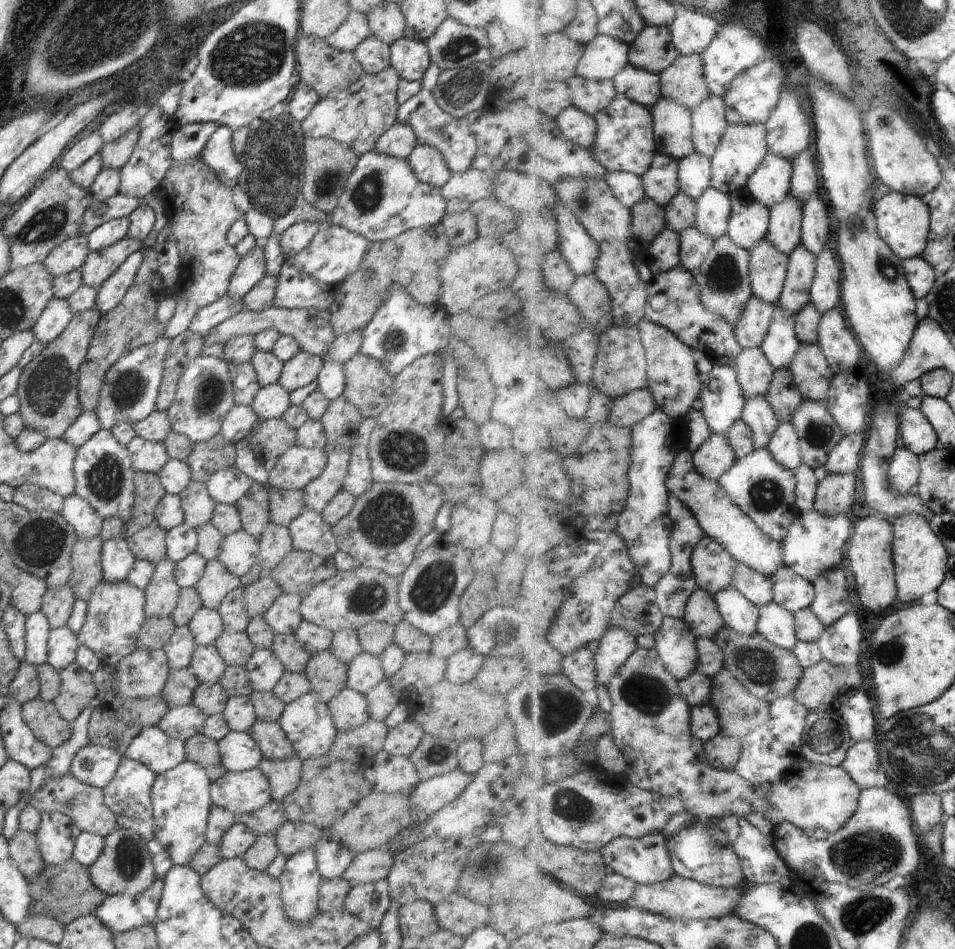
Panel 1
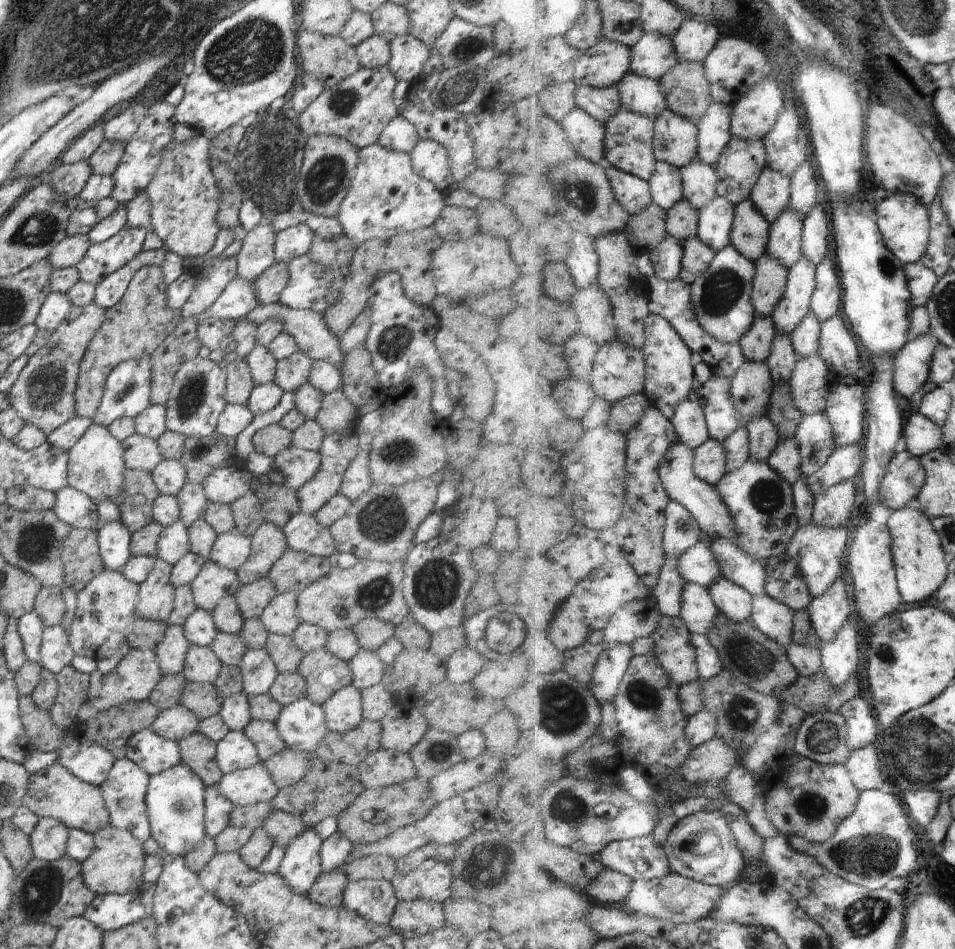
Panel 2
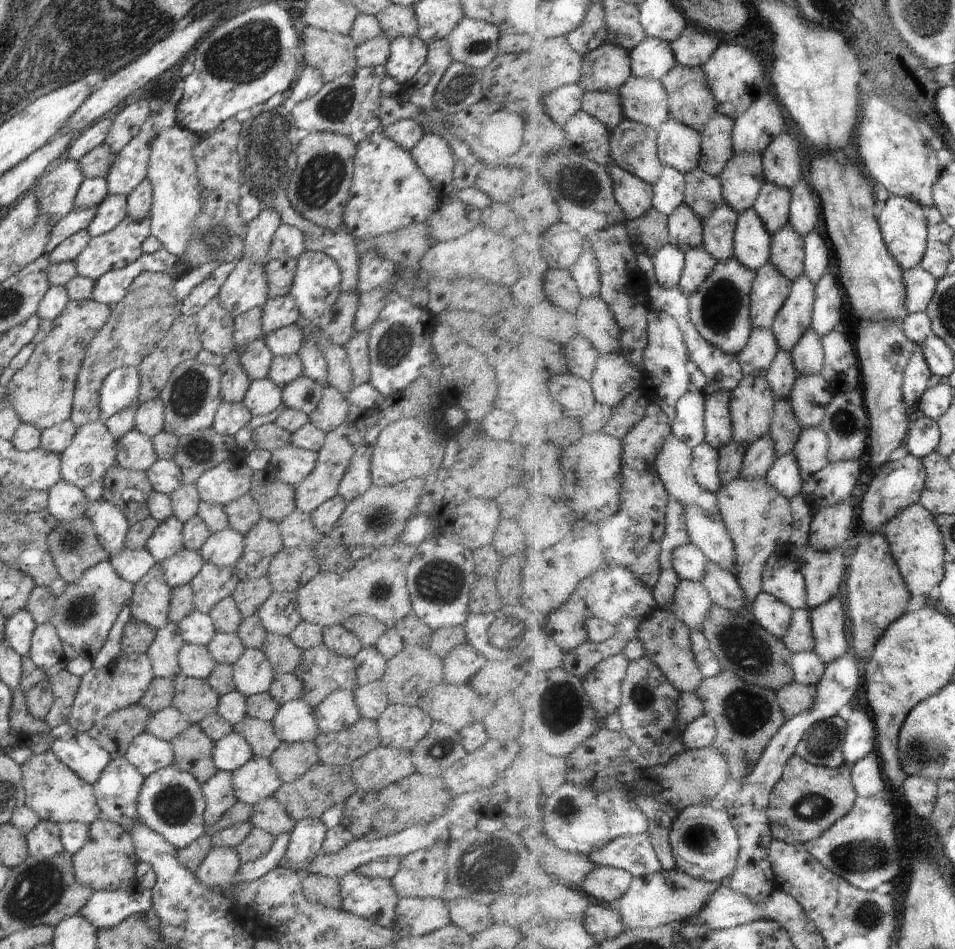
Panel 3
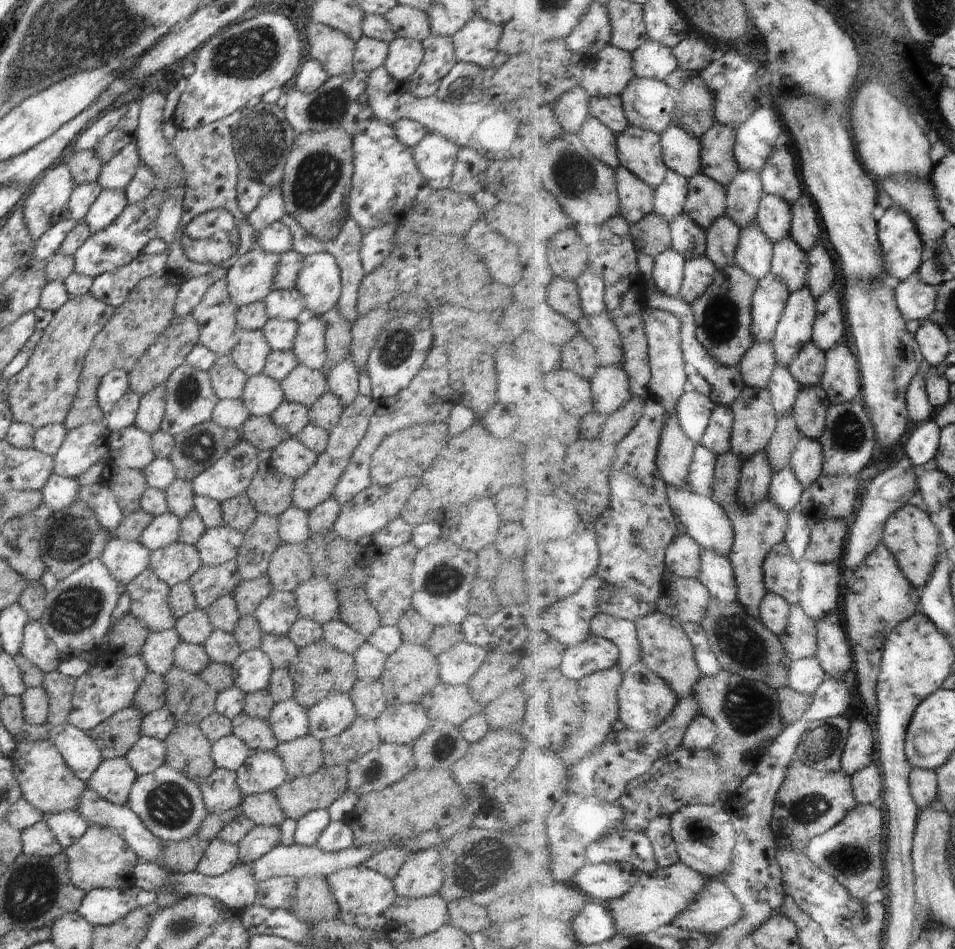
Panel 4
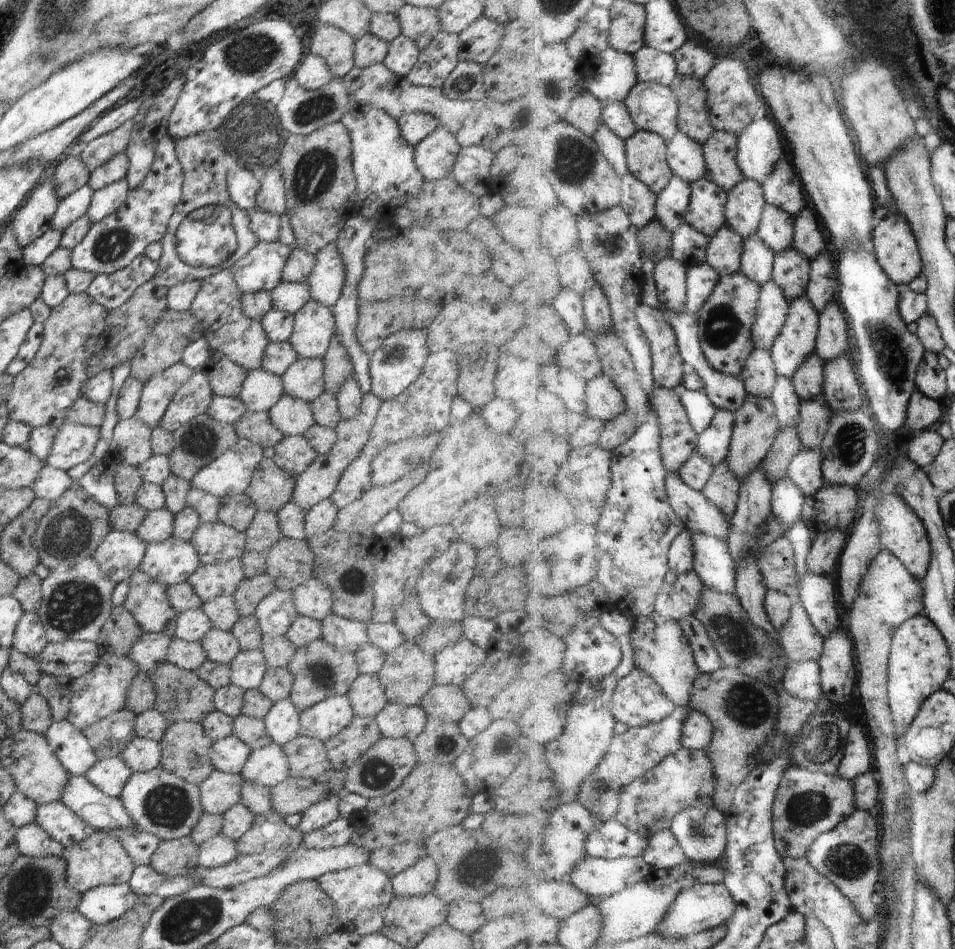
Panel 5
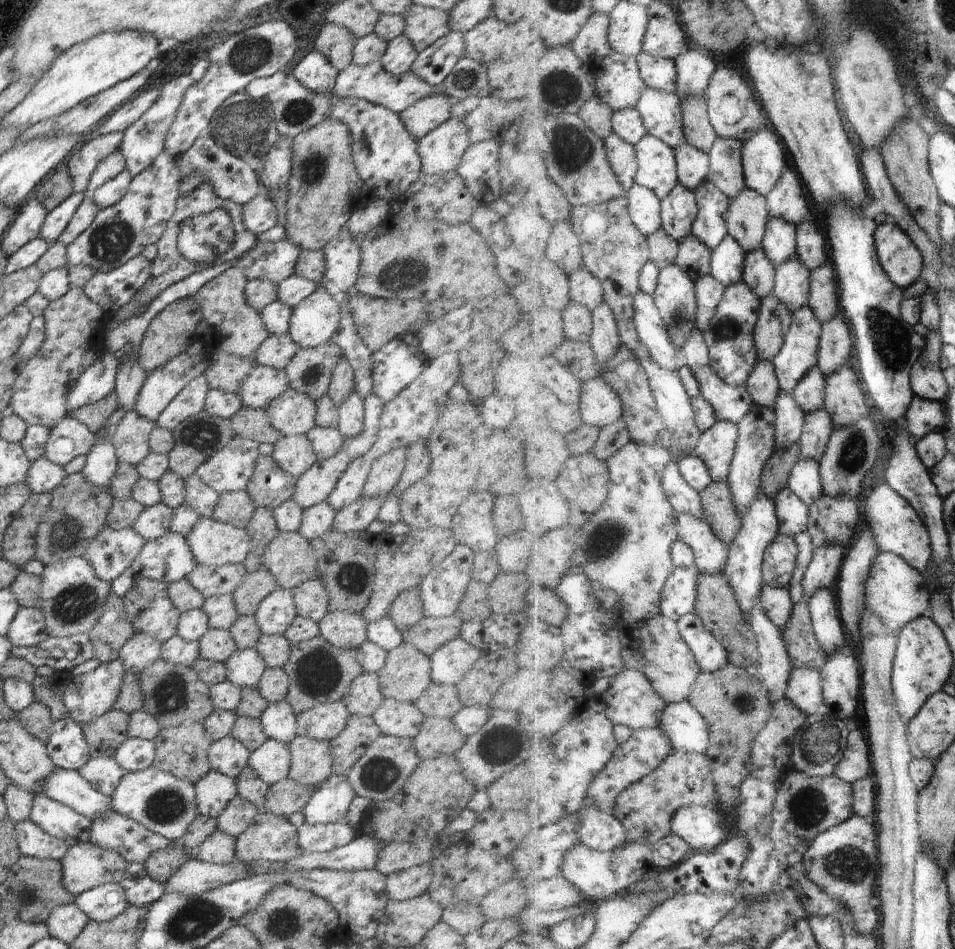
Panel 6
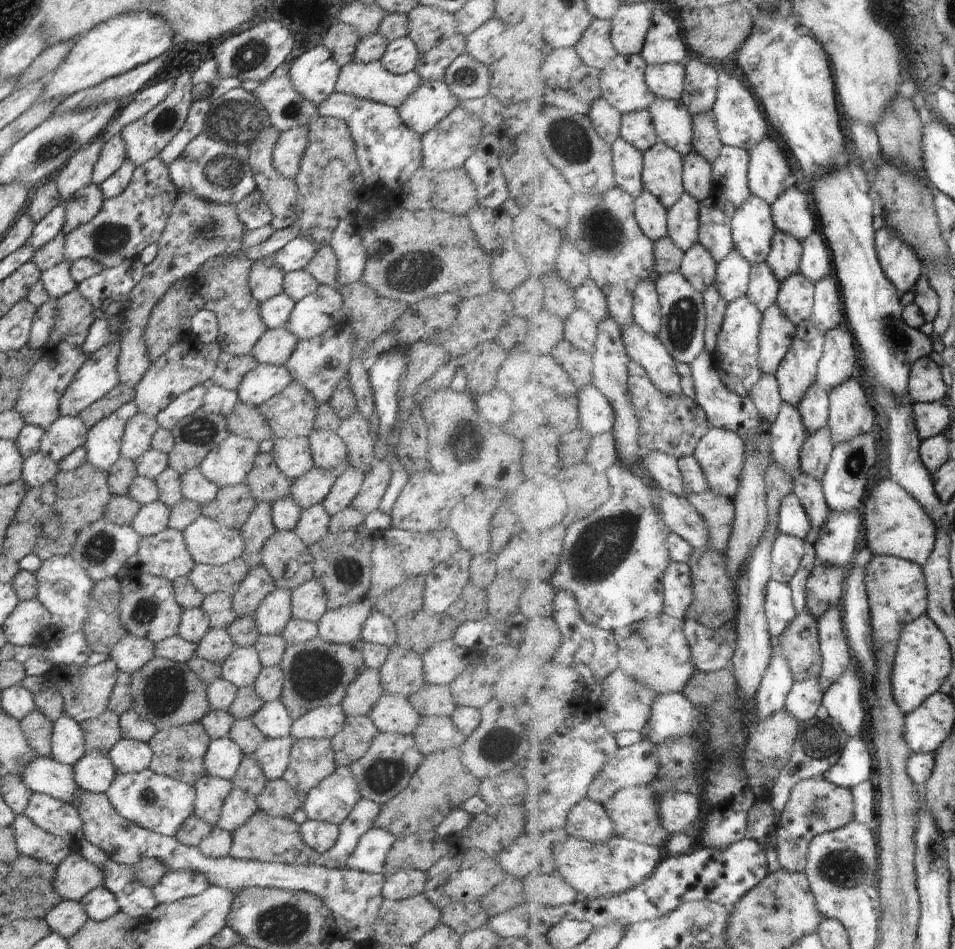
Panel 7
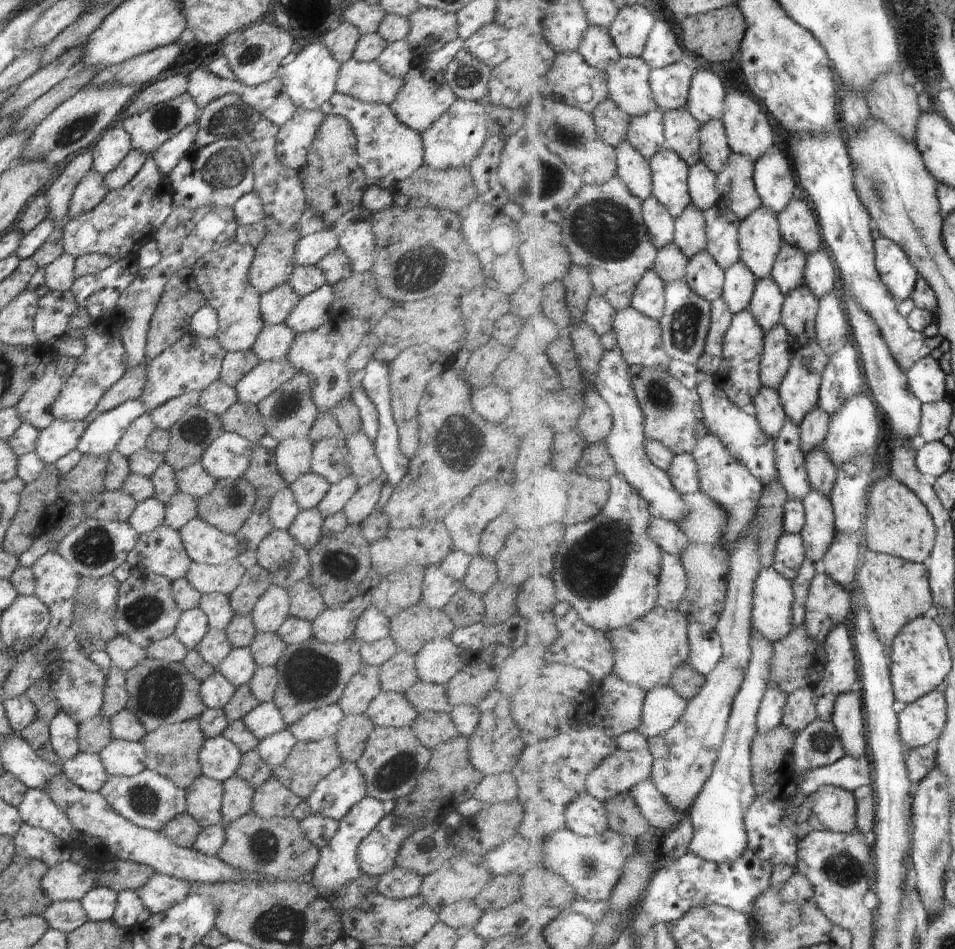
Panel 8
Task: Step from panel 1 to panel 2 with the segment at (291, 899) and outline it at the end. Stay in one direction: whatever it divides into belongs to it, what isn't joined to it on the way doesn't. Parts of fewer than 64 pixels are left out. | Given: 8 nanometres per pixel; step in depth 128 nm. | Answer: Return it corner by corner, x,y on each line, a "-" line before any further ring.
307,828
285,848
285,856
278,874
298,896
308,898
310,888
322,874
319,854
322,842
313,829

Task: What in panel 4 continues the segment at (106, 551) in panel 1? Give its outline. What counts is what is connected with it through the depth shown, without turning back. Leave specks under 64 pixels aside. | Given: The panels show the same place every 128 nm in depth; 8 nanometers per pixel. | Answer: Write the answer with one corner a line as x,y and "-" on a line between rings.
96,482
90,486
82,486
79,499
94,512
98,524
108,532
108,536
116,537
116,528
122,520
123,513
112,492
101,482

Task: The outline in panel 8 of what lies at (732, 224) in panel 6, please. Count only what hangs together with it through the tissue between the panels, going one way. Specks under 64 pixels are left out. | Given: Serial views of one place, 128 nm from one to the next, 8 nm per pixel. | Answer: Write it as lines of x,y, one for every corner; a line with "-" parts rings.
762,206
750,215
740,229
743,261
755,275
772,279
775,266
783,250
785,238
777,212

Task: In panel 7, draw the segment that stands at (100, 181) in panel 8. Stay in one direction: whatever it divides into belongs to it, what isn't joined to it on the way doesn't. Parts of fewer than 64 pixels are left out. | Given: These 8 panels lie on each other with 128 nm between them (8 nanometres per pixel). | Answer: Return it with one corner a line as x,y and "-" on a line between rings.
91,183
88,187
78,190
76,196
67,203
66,220
61,231
62,234
66,236
72,230
80,228
92,220
102,209
103,201
102,192
96,184

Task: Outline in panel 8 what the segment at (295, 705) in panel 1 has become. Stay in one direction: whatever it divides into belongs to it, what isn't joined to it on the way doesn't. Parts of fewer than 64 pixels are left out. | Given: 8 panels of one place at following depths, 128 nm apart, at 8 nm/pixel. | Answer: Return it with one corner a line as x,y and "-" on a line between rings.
273,701
258,703
256,708
243,716
242,720
246,728
259,741
287,728
287,724

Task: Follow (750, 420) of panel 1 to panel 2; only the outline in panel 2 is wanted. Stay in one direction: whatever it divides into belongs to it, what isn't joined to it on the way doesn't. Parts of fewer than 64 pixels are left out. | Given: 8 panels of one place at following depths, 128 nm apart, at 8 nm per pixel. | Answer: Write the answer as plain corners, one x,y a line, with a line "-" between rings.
766,416
764,420
760,418
760,420
750,422
748,429
752,436
752,460
768,462
780,444
778,426

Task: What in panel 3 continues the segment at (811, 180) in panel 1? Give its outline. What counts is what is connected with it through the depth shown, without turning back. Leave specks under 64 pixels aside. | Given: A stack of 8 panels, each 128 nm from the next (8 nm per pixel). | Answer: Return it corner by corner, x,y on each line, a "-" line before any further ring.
802,180
796,188
794,188
794,201
791,205
791,222
796,226
796,230
804,236
812,234
818,228
820,222
820,210
818,210
818,202
814,198
814,190
812,186

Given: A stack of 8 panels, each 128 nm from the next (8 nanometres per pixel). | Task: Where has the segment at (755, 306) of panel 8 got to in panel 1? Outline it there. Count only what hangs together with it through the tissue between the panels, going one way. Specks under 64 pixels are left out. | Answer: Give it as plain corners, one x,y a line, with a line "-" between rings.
733,194
733,215
729,235
742,248
751,251
761,246
771,227
771,208
753,198

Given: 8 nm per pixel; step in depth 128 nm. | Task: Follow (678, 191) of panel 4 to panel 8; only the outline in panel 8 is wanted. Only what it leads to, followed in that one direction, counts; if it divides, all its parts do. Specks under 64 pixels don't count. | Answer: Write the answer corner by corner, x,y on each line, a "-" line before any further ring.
695,202
676,219
676,228
675,241
690,260
708,250
707,218
705,212

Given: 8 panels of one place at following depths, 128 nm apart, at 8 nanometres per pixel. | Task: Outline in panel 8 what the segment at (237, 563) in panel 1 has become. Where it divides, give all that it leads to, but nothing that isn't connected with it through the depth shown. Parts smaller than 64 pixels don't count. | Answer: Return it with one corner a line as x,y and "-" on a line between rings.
200,517
189,520
179,530
185,551
194,563
205,565
219,565
227,560
236,559
239,555
239,542
235,535
227,535
215,526
206,524

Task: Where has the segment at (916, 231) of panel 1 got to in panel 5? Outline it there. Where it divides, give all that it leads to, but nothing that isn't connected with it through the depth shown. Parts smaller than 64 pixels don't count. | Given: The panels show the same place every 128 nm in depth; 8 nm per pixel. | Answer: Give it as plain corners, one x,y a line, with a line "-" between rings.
888,216
874,236
880,264
896,284
909,285
922,275
925,262
920,254
920,238
914,236
904,216

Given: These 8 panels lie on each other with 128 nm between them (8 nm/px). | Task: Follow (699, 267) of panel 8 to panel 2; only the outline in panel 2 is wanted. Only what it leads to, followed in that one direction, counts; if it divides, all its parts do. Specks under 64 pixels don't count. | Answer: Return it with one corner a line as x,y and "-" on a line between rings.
690,200
678,202
669,211
669,235
686,240
699,236
700,210

